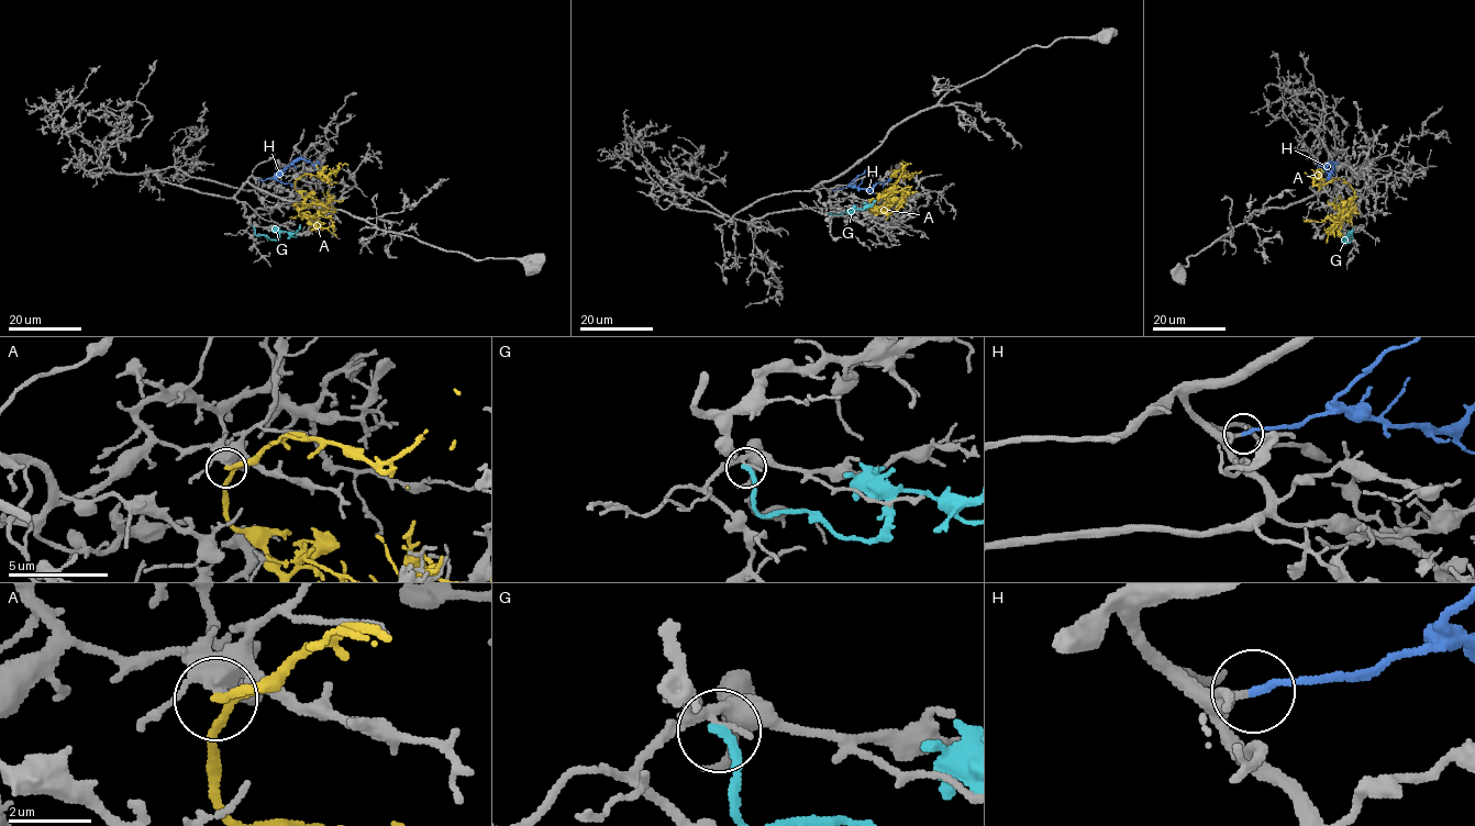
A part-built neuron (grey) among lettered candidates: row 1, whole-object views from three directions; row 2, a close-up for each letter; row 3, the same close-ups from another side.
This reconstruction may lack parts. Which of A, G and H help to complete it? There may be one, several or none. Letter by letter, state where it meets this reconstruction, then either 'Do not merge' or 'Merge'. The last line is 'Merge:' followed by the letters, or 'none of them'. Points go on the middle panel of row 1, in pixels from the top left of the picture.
A: Touches grey at (869, 203). Do not merge
G: Touches grey at (829, 214). Do not merge
H: Touches grey at (832, 190). Merge
Merge: H

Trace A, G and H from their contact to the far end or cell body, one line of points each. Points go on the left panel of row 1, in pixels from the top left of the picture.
A: (295, 179), (299, 178), (295, 189), (305, 199), (306, 205), (300, 213), (325, 215)
G: (253, 226), (256, 235), (277, 240), (281, 231), (296, 232), (300, 224)
H: (258, 179), (276, 177), (302, 158), (320, 164)

